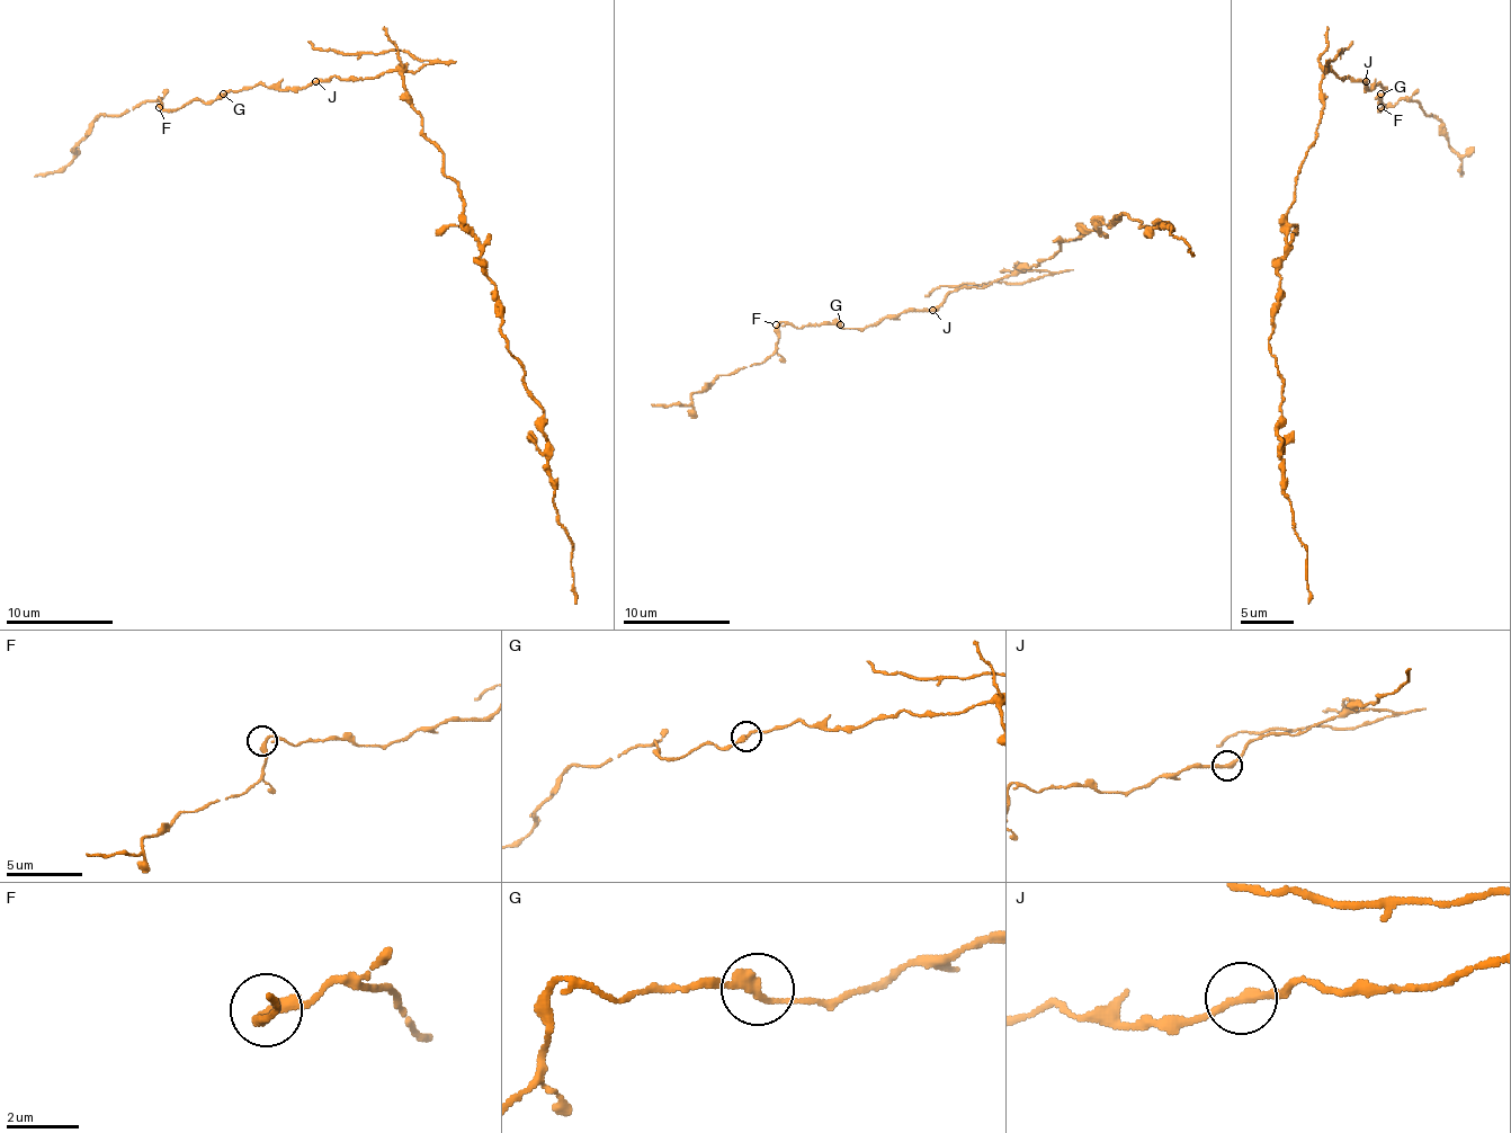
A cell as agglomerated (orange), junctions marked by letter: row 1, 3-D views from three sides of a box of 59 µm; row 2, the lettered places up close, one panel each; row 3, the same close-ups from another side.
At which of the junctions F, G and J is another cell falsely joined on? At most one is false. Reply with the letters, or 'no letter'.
J

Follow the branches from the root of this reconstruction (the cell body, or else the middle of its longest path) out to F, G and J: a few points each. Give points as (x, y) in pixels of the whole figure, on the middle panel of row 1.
F: (1040, 261), (1033, 266), (1021, 264), (982, 287), (955, 287), (933, 309), (891, 314), (864, 328), (776, 324)
G: (1040, 261), (1033, 266), (1021, 264), (982, 287), (955, 287), (933, 309), (891, 314), (864, 328), (840, 324)
J: (1040, 261), (1033, 266), (1021, 264), (982, 287), (955, 287), (933, 309)

